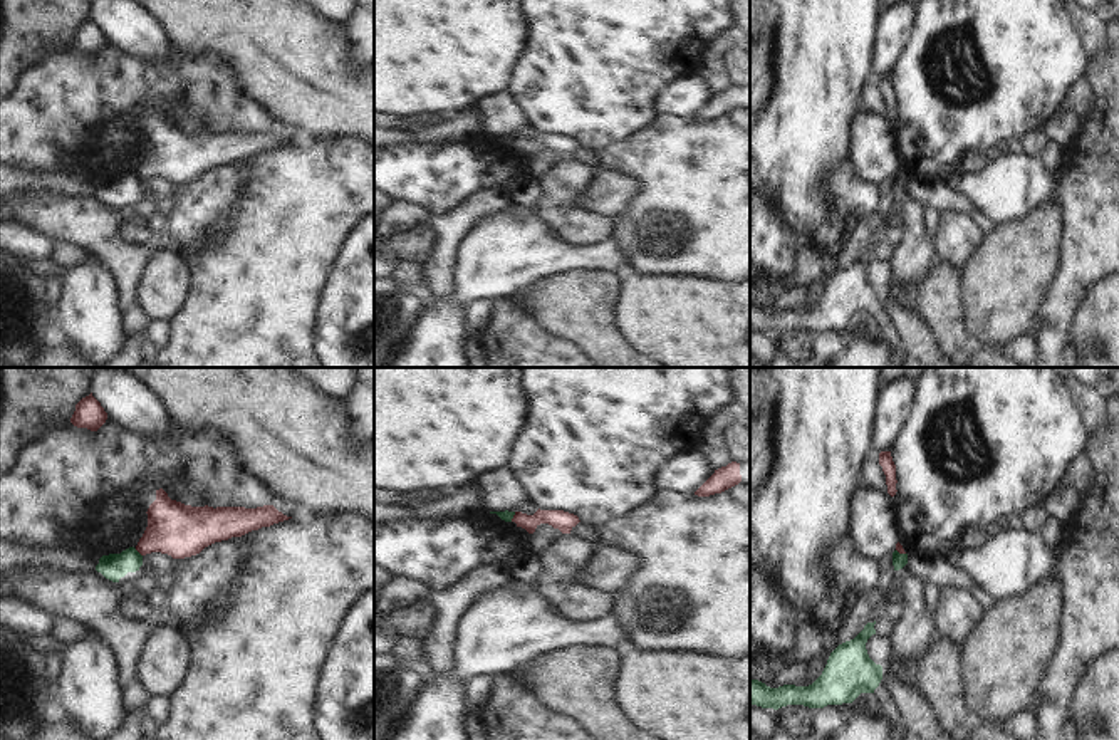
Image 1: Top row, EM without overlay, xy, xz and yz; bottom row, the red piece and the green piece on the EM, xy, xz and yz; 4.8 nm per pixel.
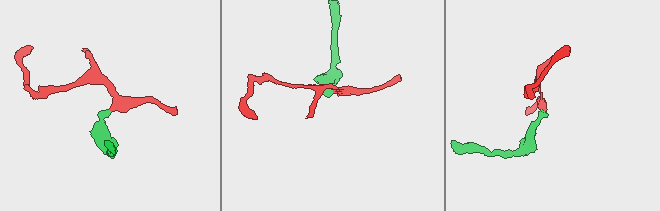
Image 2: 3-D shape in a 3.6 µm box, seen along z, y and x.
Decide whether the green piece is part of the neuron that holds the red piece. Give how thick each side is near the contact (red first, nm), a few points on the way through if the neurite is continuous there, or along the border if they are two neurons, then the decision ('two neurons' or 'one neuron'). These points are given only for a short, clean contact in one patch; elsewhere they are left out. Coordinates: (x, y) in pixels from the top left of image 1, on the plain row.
calibres 260 and 130 nm; border xy (135, 173), (141, 180); two neurons

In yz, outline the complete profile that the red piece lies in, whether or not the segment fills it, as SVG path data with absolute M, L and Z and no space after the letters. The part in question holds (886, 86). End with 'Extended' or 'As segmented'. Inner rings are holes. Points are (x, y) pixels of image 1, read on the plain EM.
M881 76L879 77L879 89L882 91L882 96L886 99L886 109L887 109L887 117L891 121L896 119L896 89L893 86L891 76Z. As segmented.

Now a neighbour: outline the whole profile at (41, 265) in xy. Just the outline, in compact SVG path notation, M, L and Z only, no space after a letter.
M34 258L27 260L29 267L35 270L39 275L54 275L57 279L64 279L67 268L59 263L55 258Z

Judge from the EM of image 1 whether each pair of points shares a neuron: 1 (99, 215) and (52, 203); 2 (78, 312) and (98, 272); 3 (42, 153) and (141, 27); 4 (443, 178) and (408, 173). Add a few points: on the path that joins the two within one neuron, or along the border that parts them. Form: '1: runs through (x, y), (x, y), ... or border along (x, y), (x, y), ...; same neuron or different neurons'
1: runs through (88, 215), (64, 215); same neuron
2: runs through (88, 302), (93, 282); same neuron
3: border along (108, 39), (124, 51), (160, 64); different neurons
4: runs through (435, 175), (416, 173); same neuron

